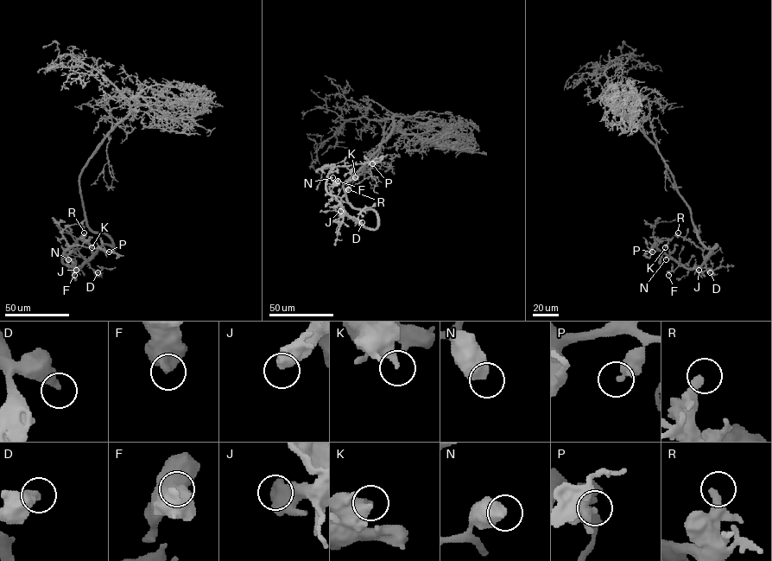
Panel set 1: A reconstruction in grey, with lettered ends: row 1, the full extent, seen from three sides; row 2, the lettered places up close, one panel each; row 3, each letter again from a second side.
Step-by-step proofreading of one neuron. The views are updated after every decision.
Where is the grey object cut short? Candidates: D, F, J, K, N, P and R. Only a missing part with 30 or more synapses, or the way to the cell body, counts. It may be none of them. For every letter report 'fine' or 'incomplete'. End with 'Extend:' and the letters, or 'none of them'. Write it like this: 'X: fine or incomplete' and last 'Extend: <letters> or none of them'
D: fine
F: fine
J: fine
K: fine
N: fine
P: fine
R: fine
Extend: none of them

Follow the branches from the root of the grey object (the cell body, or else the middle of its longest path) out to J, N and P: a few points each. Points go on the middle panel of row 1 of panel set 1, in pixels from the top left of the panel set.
J: (344, 183), (347, 200), (356, 208), (372, 209), (378, 226), (375, 229), (364, 228), (343, 207), (340, 211)
N: (344, 183), (346, 198), (353, 207), (375, 213), (376, 228), (364, 228), (328, 192), (326, 181), (332, 177)
P: (344, 183), (353, 207), (375, 213), (376, 228), (350, 216), (326, 187), (335, 167), (372, 163)

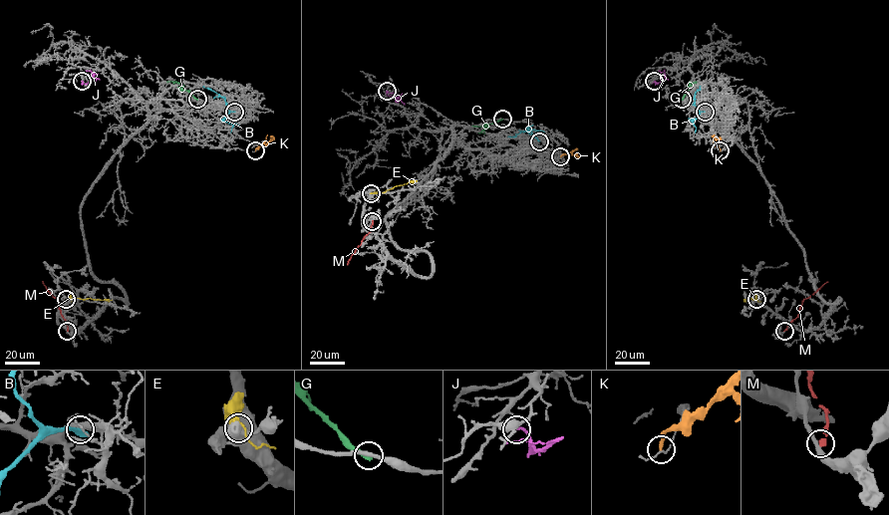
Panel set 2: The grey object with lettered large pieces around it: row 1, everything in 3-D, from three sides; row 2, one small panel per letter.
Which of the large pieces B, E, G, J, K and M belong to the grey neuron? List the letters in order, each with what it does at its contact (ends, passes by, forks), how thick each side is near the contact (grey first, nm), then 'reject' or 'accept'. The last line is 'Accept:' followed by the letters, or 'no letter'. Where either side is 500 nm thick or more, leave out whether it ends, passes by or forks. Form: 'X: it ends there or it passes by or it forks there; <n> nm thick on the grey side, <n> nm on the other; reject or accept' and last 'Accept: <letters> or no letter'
B: it ends there; 440 nm thick on the grey side, 440 nm on the other; reject
E: 750 nm thick on the grey side, 240 nm on the other; reject
G: it ends there; 280 nm thick on the grey side, 400 nm on the other; reject
J: it ends there; 110 nm thick on the grey side, 140 nm on the other; reject
K: it ends there; 90 nm thick on the grey side, 240 nm on the other; reject
M: it ends there; 320 nm thick on the grey side, 240 nm on the other; reject
Accept: no letter

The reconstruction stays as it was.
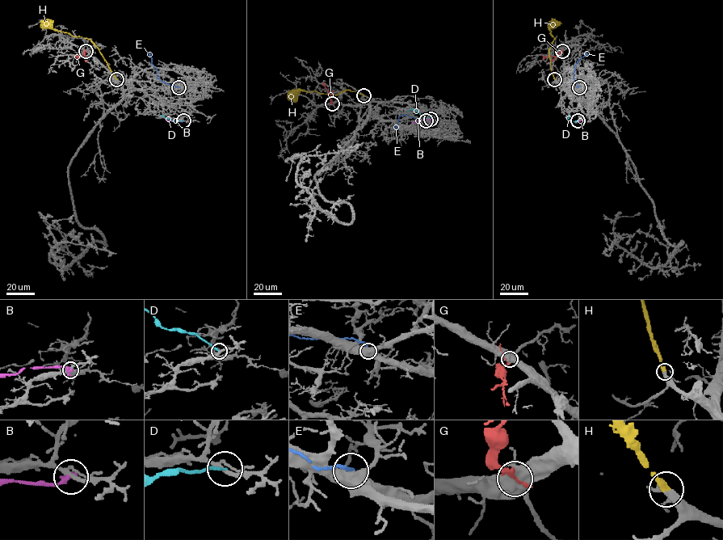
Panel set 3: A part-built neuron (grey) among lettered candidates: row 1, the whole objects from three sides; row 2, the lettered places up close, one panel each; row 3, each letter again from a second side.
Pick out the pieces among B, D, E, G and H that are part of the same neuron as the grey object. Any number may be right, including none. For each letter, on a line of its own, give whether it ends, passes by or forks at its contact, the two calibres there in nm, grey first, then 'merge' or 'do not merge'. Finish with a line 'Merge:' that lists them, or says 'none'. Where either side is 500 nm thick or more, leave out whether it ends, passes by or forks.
B: it ends there; 200 nm thick on the grey side, 320 nm on the other; do not merge
D: it ends there; 200 nm thick on the grey side, 160 nm on the other; do not merge
E: 550 nm thick on the grey side, 180 nm on the other; do not merge
G: 600 nm thick on the grey side, 220 nm on the other; do not merge
H: it ends there; 360 nm thick on the grey side, 380 nm on the other; merge
Merge: H

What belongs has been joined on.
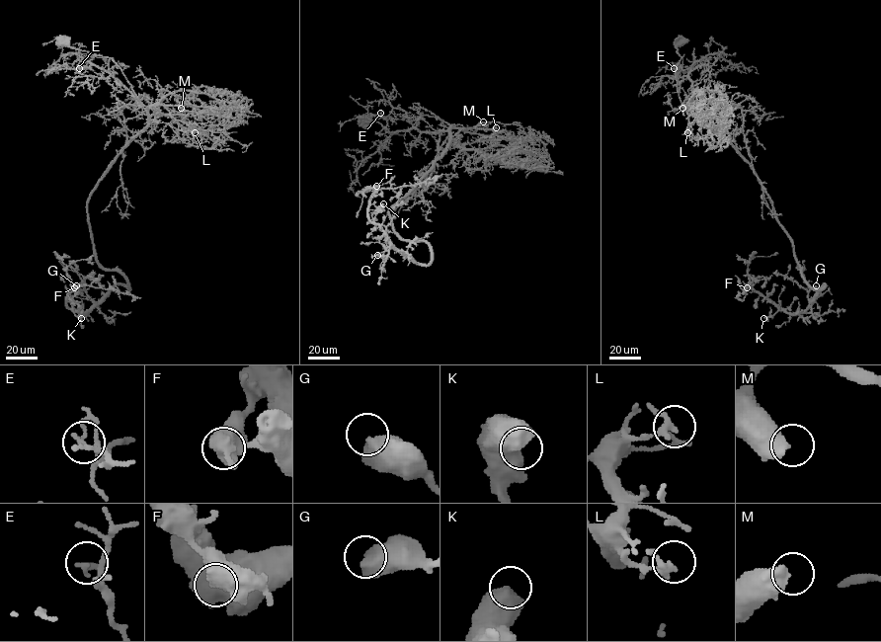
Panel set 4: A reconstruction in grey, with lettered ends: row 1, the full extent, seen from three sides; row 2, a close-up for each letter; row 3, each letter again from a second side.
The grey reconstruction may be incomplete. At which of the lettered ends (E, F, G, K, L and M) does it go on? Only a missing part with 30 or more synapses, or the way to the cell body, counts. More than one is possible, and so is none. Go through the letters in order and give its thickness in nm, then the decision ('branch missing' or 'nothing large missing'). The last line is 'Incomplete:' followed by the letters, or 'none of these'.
E: calibre 140 nm; nothing large missing
F: calibre 440 nm; nothing large missing
G: calibre 700 nm; nothing large missing
K: calibre 700 nm; nothing large missing
L: calibre 190 nm; nothing large missing
M: calibre 600 nm; branch missing
Incomplete: M

